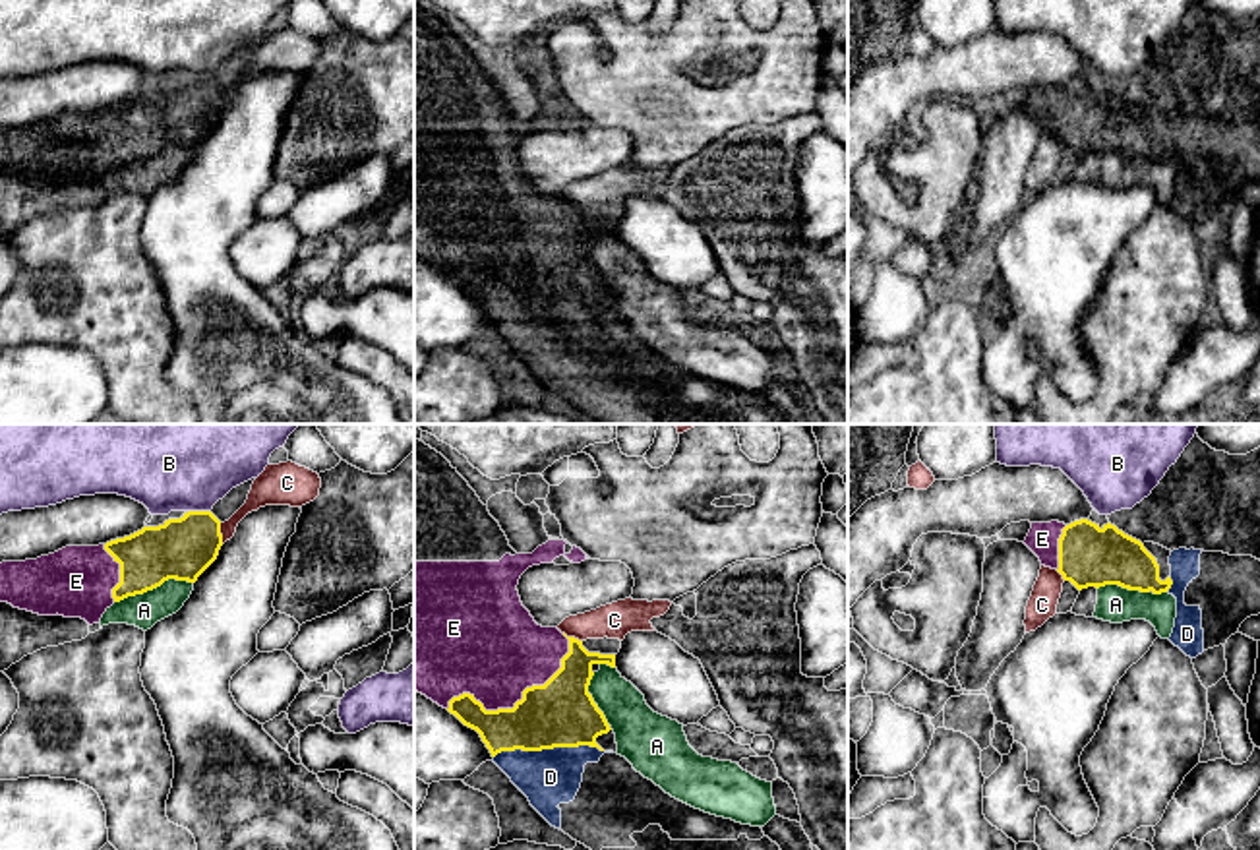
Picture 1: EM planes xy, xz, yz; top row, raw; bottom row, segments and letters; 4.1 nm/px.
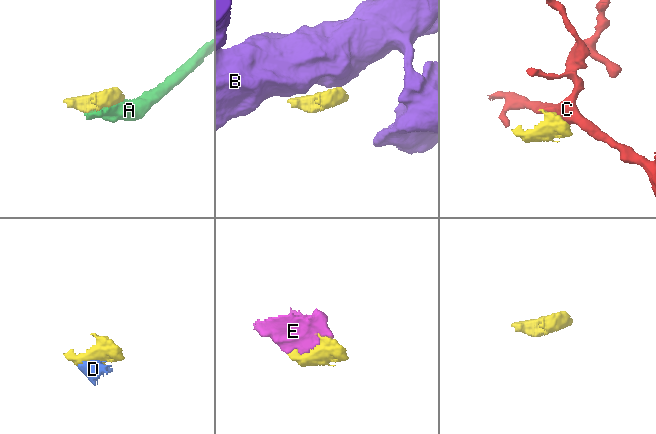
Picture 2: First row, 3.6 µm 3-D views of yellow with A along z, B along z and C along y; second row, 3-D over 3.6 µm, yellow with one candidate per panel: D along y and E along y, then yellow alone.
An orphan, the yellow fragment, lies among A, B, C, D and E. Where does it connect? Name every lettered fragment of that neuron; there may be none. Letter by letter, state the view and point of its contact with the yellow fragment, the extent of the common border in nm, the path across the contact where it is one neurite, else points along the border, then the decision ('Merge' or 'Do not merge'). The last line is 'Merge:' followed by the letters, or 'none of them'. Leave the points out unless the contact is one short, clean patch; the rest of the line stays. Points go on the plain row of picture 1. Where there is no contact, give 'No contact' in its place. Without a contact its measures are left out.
A: Touches yellow at xy (153, 153). Shared border 340 nm. Do not merge
B: Touches yellow at xy (200, 78). Shared border 100 nm. Boundary: xy (188, 76), (210, 78). Do not merge
C: Touches yellow at xy (219, 99). Shared border 90 nm. Do not merge
D: Touches yellow at xz (548, 314). Shared border 460 nm. Merge
E: Touches yellow at xz (515, 270). Shared border 600 nm. Merge
Merge: D, E

